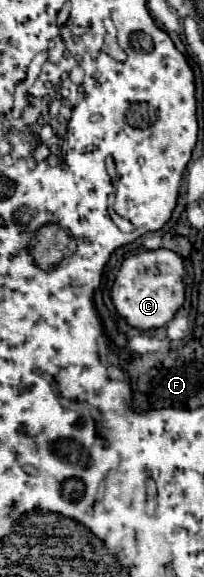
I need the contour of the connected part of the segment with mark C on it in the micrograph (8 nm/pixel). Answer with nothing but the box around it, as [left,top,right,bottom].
[111,250,185,330]

